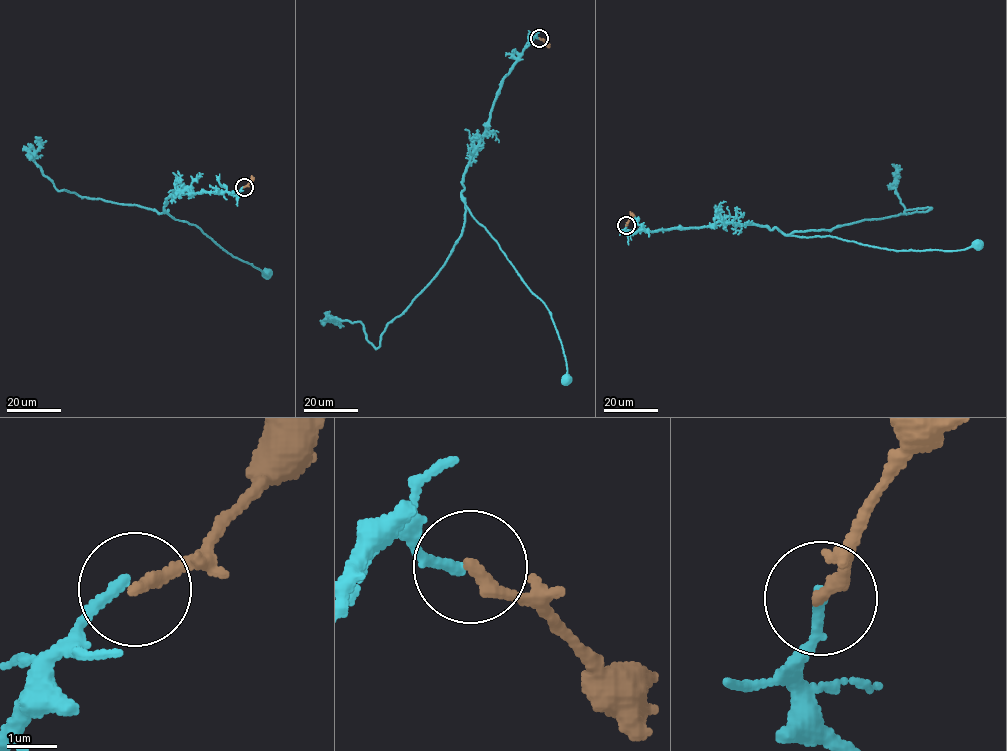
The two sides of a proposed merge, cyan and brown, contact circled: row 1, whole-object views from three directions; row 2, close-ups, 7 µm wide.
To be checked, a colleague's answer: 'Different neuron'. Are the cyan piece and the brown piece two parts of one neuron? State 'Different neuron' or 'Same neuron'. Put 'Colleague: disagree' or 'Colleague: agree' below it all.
Different neuron
Colleague: agree

